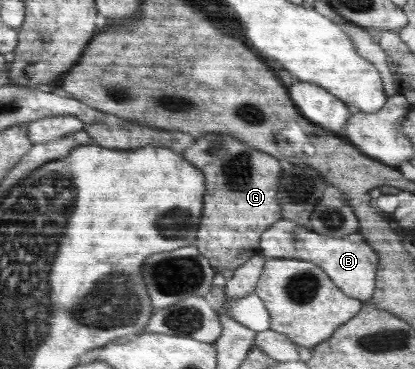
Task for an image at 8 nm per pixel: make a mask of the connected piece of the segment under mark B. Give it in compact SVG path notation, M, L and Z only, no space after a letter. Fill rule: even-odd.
M282 218L261 234L258 252L267 259L293 258L313 262L345 295L363 302L367 301L375 291L379 258L375 255L375 251L367 245L362 235L357 231L341 239L333 239L320 233L313 233L309 231L309 227L307 229L305 227L307 226L297 225L297 222Z

